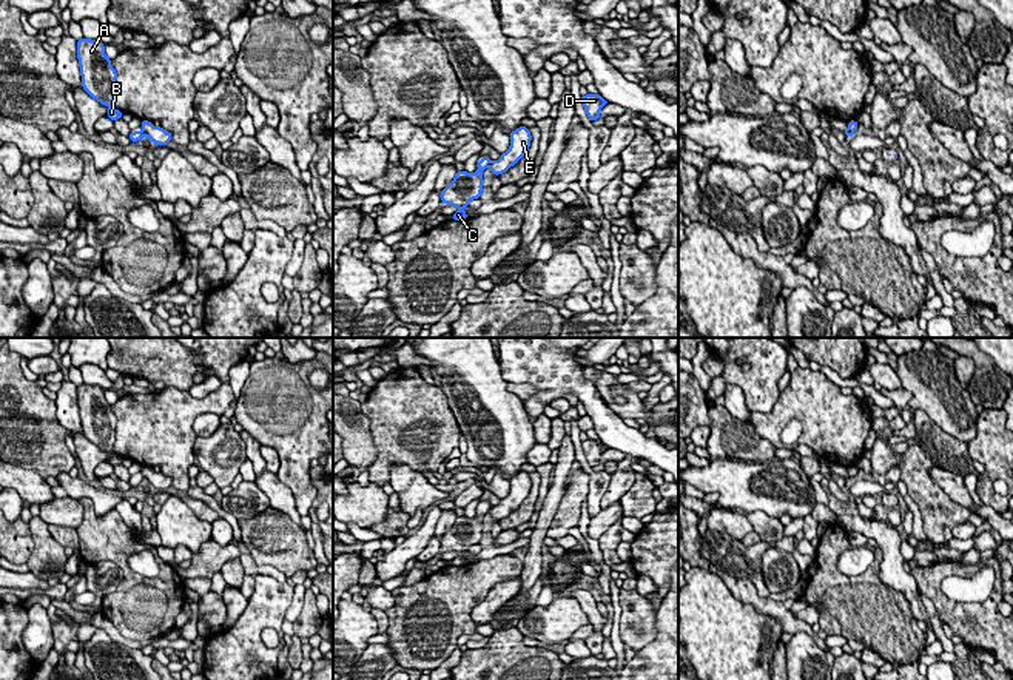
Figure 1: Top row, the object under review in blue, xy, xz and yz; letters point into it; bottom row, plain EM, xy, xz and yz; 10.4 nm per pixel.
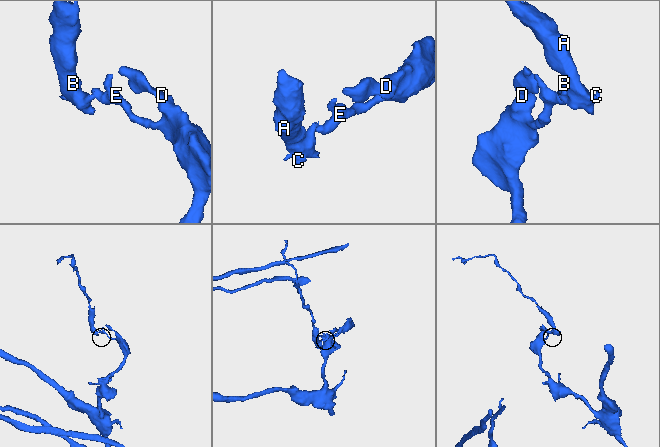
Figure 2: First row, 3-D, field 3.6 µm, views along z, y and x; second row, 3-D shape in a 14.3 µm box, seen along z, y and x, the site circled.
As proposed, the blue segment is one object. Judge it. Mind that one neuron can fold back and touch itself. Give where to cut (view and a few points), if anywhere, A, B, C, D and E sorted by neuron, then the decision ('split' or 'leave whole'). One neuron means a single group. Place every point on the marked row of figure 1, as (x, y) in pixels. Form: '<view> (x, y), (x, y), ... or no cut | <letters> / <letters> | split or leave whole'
xz (491, 162), (487, 167) | A B C / D E | split

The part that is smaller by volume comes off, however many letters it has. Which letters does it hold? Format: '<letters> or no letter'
A, B, C

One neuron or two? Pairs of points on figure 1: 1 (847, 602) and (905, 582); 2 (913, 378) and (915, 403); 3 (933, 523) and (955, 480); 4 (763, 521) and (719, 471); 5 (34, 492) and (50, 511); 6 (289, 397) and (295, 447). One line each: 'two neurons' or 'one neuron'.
1: two neurons
2: one neuron
3: two neurons
4: two neurons
5: two neurons
6: one neuron

